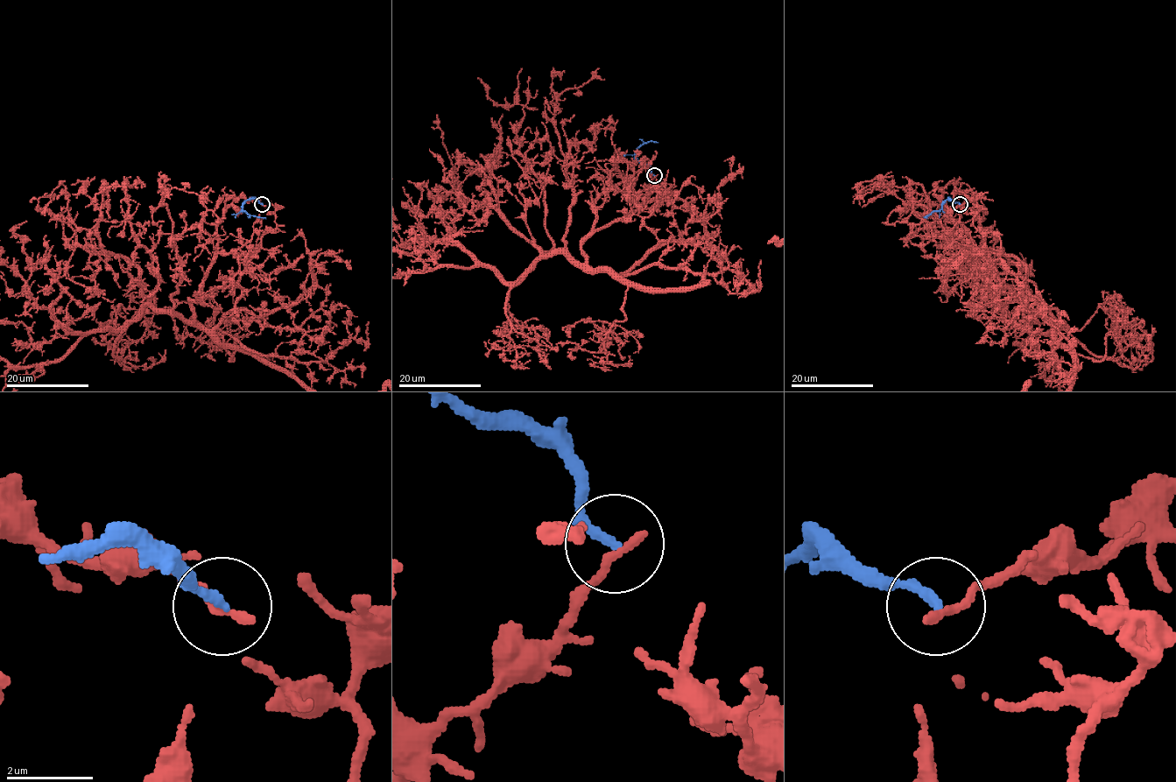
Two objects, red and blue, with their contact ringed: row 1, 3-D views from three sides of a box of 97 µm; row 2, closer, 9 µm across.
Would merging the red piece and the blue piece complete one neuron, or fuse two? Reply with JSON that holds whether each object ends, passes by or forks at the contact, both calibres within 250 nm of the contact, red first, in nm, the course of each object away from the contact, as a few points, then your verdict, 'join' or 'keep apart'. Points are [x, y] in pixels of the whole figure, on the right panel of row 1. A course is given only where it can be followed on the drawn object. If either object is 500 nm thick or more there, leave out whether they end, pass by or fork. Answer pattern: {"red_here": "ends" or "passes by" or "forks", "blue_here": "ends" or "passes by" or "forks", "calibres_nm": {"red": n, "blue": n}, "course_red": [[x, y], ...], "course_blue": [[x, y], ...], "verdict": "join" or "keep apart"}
{"red_here": "ends", "blue_here": "ends", "calibres_nm": {"red": 240, "blue": 220}, "course_red": [[961, 204], [977, 198], [952, 220], [990, 296], [1066, 328], [1028, 327], [1029, 273], [997, 247], [917, 243]], "course_blue": [[960, 204], [947, 199], [927, 219]], "verdict": "keep apart"}

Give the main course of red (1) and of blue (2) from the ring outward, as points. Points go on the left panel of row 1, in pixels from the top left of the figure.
1: (263, 204), (236, 198), (223, 211), (192, 322), (147, 305), (123, 327), (71, 332)
2: (263, 204), (248, 199), (242, 209), (250, 215), (265, 219)

